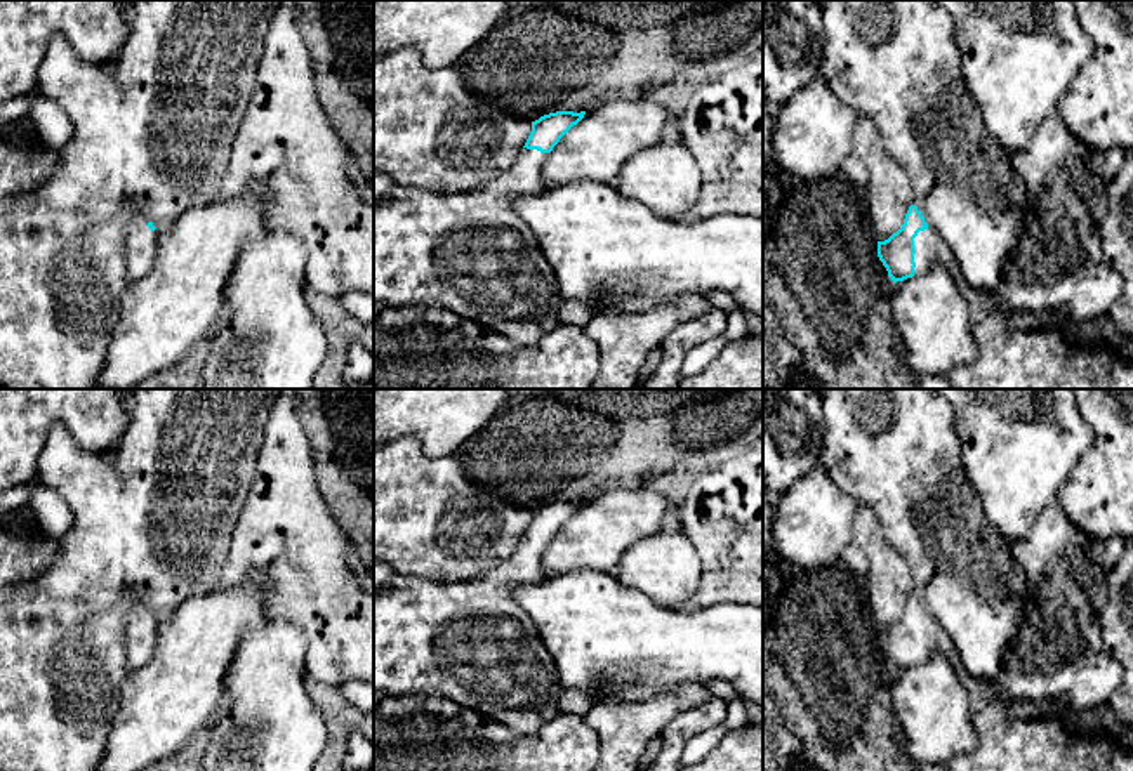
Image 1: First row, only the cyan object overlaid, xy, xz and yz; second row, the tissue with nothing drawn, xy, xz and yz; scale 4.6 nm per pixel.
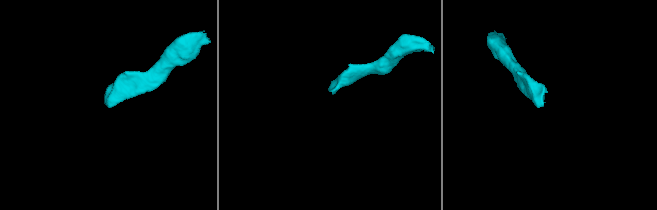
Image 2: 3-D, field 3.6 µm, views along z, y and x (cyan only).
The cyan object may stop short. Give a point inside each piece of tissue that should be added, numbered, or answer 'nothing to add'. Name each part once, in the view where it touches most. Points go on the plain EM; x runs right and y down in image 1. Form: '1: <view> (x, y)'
1: yz (928, 638)

